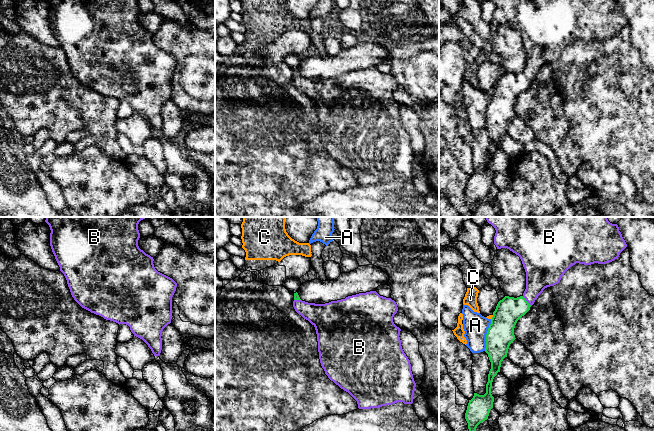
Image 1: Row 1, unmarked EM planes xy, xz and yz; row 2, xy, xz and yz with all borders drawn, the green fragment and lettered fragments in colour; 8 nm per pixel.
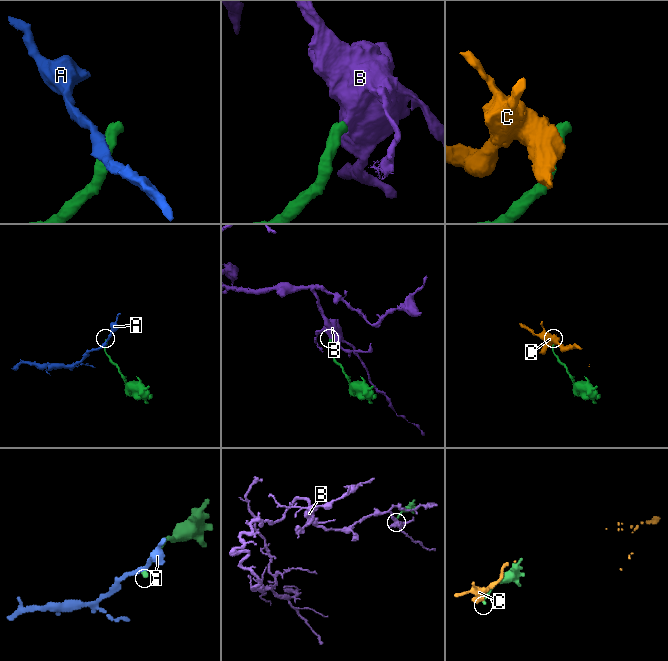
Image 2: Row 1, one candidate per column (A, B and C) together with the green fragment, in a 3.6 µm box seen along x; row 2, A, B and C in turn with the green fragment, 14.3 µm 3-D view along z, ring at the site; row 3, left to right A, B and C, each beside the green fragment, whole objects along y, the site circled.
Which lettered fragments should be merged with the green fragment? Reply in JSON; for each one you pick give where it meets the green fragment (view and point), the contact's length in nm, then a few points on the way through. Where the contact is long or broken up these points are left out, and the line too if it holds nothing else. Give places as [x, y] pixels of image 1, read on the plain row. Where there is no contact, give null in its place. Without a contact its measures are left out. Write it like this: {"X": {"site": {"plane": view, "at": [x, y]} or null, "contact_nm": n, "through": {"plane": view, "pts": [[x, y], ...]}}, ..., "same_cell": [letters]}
{"B": {"site": {"plane": "yz", "at": [526, 77]}, "contact_nm": 110, "through": {"plane": "yz", "pts": [[509, 86], [520, 82], [526, 77], [540, 50]]}}, "same_cell": ["B"]}

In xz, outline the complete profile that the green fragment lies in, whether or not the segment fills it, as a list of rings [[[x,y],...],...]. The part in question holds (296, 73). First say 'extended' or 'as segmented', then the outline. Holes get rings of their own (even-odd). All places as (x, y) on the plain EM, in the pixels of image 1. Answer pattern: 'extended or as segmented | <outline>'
extended | [[[370,67],[315,80],[302,77],[296,68],[293,83],[315,103],[319,135],[325,150],[357,177],[359,185],[379,184],[397,178],[413,179],[416,159],[410,136],[401,122],[401,105],[393,98],[398,87],[394,76]]]

